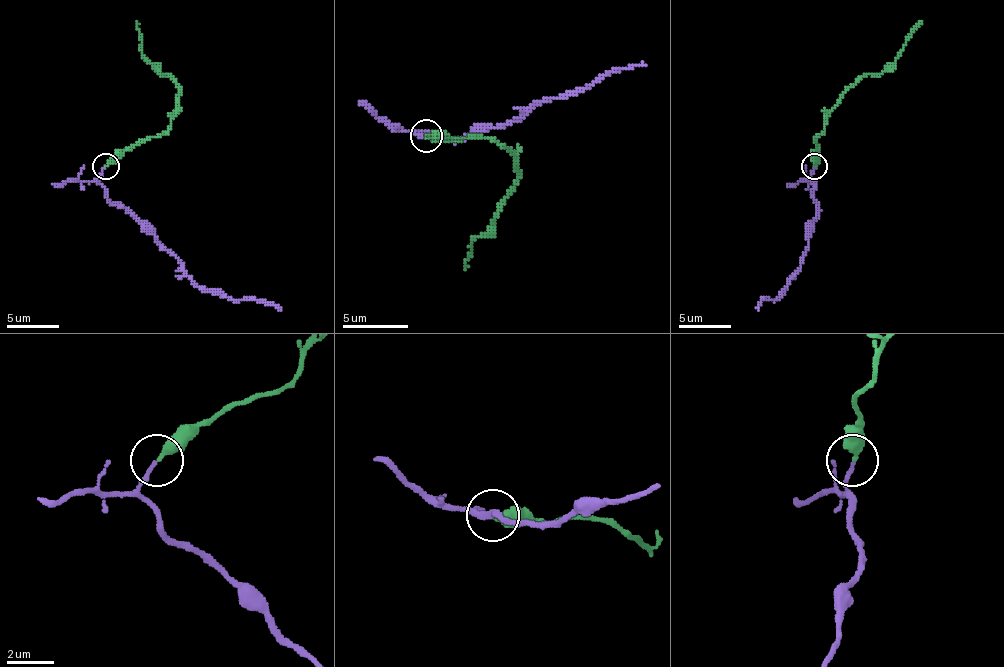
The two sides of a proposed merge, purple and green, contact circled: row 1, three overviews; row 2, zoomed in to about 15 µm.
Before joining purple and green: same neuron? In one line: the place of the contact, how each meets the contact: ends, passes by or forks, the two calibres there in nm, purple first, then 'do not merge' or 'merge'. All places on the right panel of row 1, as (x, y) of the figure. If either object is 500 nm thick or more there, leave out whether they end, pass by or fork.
(814, 166) | purple ends | green ends | 160/320 nm | merge

